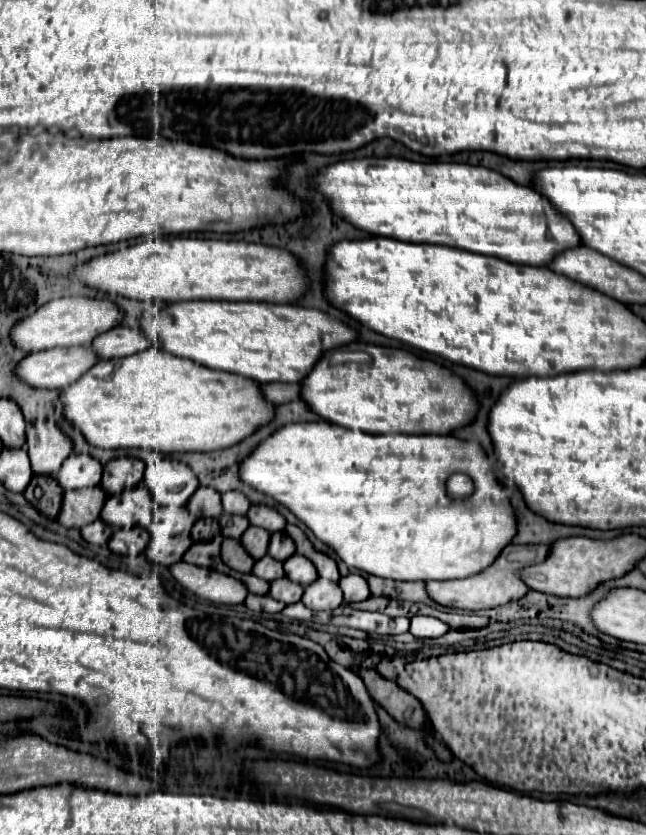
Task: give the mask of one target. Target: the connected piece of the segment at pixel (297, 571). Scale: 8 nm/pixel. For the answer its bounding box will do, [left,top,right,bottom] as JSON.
[285,553,319,587]

